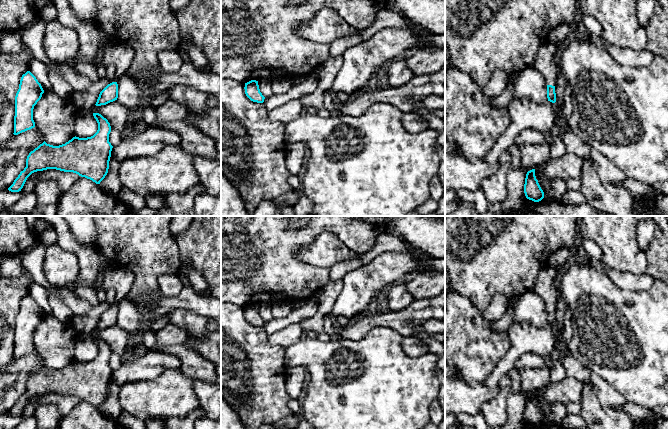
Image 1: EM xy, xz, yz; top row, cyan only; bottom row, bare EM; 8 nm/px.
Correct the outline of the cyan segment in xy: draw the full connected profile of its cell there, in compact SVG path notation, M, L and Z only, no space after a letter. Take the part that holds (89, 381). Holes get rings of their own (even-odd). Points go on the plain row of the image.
M93 337L98 347L97 356L87 362L73 361L65 368L53 370L45 365L29 377L26 391L8 412L19 416L27 402L34 396L56 393L73 396L96 408L105 402L113 370L109 366L110 347L99 337Z

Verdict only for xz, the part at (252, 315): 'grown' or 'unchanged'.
unchanged

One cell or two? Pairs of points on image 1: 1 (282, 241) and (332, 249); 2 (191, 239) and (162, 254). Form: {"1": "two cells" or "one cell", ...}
{"1": "two cells", "2": "two cells"}

